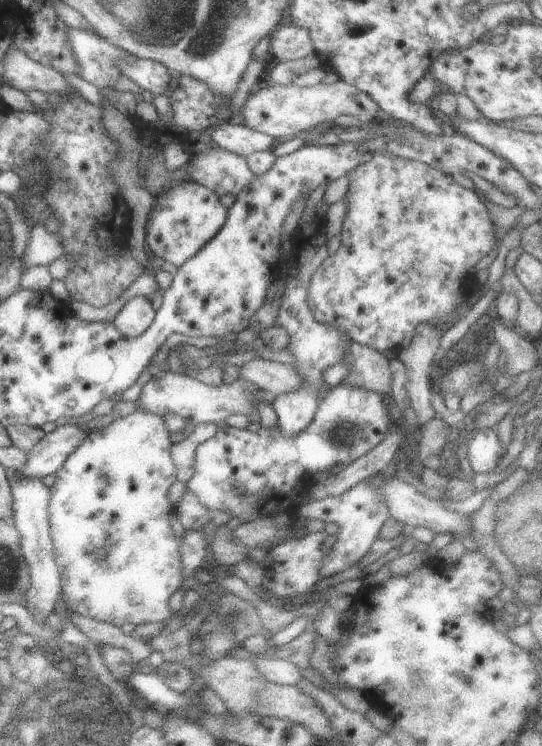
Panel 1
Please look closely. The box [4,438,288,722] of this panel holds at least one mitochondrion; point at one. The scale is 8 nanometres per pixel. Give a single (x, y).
(44, 689)

